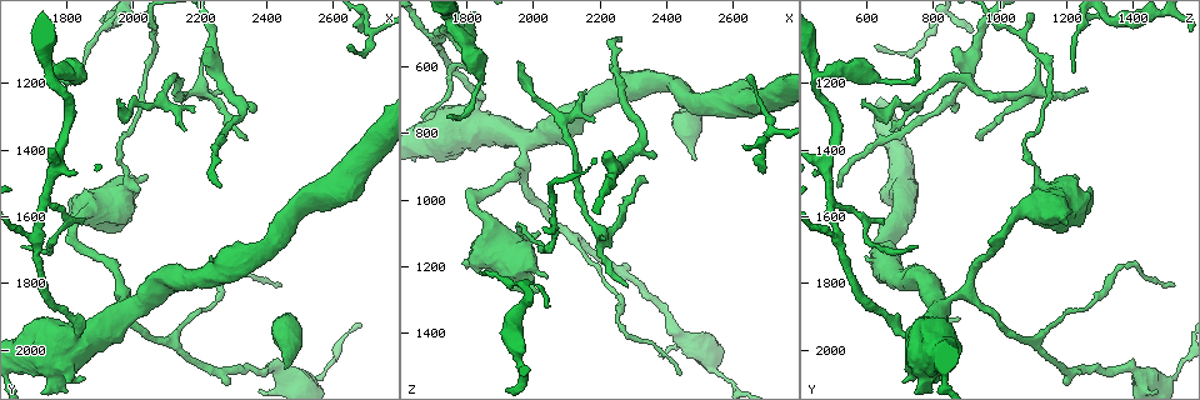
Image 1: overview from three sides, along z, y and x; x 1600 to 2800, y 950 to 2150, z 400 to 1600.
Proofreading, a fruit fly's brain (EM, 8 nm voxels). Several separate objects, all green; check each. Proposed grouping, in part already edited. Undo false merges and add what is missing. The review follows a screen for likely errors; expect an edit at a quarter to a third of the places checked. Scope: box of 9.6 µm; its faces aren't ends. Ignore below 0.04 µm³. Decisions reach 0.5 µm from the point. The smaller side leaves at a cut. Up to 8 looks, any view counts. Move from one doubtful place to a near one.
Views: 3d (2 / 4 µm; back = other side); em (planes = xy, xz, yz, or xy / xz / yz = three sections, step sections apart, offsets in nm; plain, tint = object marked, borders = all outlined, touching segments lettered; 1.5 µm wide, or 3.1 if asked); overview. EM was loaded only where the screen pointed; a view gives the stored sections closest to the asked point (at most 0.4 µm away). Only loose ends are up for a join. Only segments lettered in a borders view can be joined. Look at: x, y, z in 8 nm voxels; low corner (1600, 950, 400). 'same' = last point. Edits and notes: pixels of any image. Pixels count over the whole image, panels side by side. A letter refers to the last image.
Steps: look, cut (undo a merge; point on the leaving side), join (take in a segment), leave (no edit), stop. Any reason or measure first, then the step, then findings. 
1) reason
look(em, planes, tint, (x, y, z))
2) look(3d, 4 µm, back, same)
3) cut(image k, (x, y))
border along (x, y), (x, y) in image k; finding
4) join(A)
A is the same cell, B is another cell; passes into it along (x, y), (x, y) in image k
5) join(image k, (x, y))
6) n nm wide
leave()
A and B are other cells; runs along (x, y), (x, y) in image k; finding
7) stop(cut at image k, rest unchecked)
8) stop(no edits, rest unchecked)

look(em, yz, step 8, borders, (1730, 1130, 760))

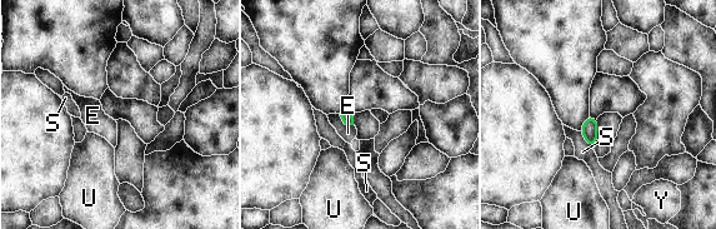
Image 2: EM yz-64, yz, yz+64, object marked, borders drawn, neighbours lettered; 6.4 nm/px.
leave()
E, S, U and Y are other cells; border along (339, 114), (345, 124), (353, 125) in image 2; no lettered segment goes on from it

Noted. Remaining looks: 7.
tapers out
look(3d, 2 µm, (1840, 1170, 1220))

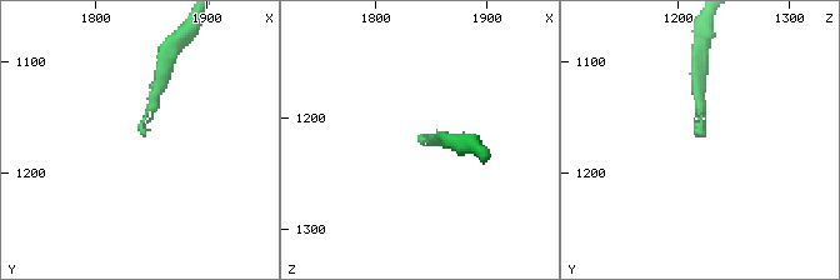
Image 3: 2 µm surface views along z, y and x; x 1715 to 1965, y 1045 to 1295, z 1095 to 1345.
now the EM
look(em, planes, borders, (1844, 1170, 1218))

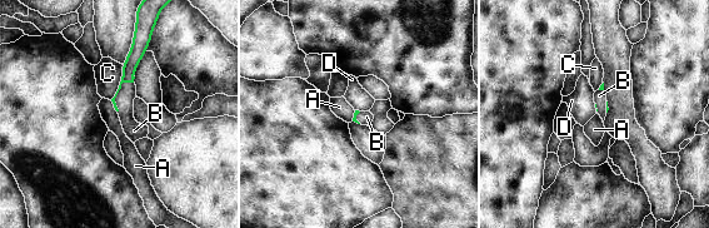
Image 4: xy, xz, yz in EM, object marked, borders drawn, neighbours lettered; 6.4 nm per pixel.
join(B)
B is the same cell, A, C and D are other cells; passes into it along (134, 56), (118, 92), (124, 100) in image 4; the neuron continues

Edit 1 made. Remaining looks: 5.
look(overview)

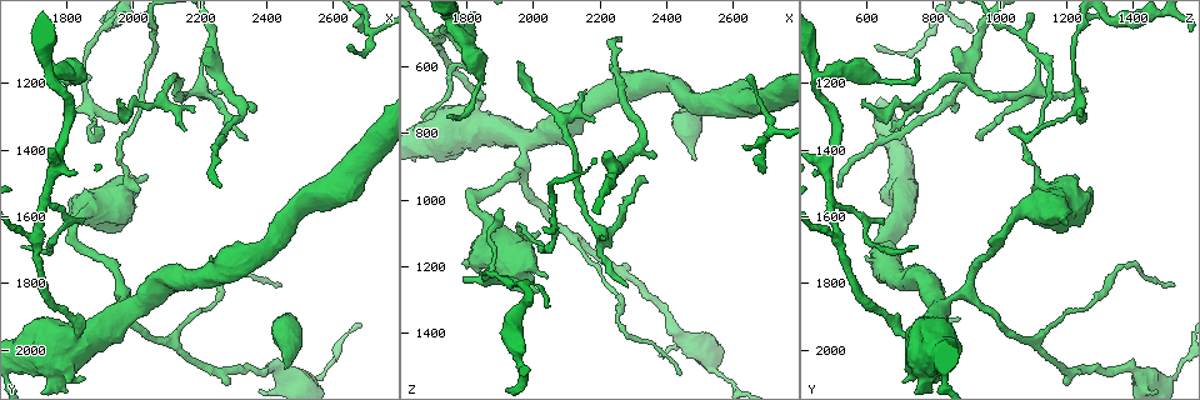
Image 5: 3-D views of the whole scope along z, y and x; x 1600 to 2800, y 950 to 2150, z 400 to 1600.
branch stops here
look(em, xz, step 4, tint, (1960, 1270, 580))

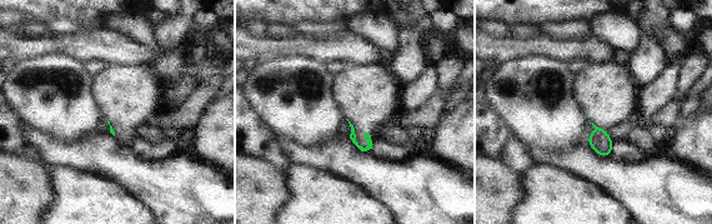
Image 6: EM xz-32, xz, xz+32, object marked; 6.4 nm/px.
look(em, yz, step 8, borders, same)

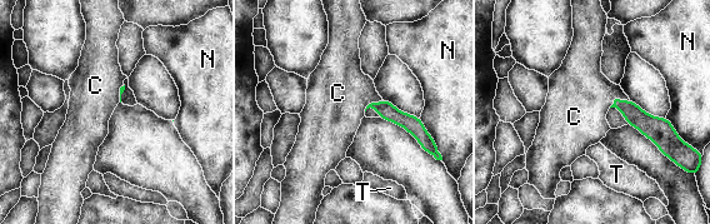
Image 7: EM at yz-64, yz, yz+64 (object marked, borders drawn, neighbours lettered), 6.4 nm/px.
join(C)
C is the same cell, N and T are other cells; passes into it along (386, 110), (373, 103), (338, 93) in image 7; it goes on there

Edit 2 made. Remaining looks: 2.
stop(join at image 4, join at image 7, rest unchecked)

